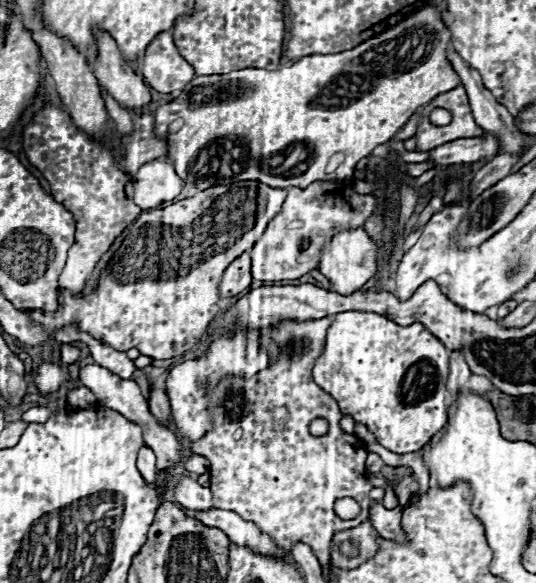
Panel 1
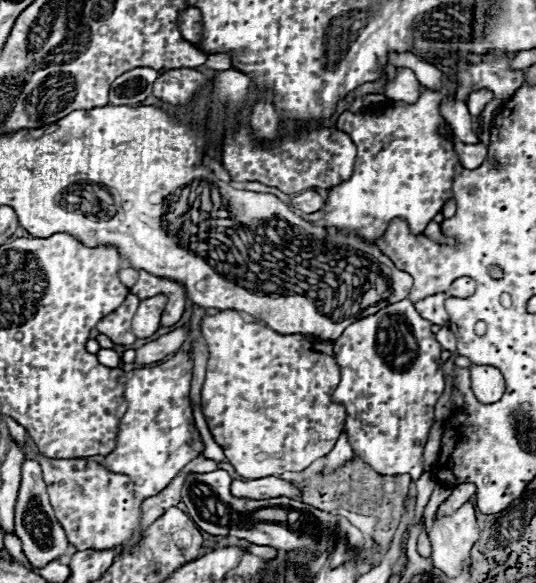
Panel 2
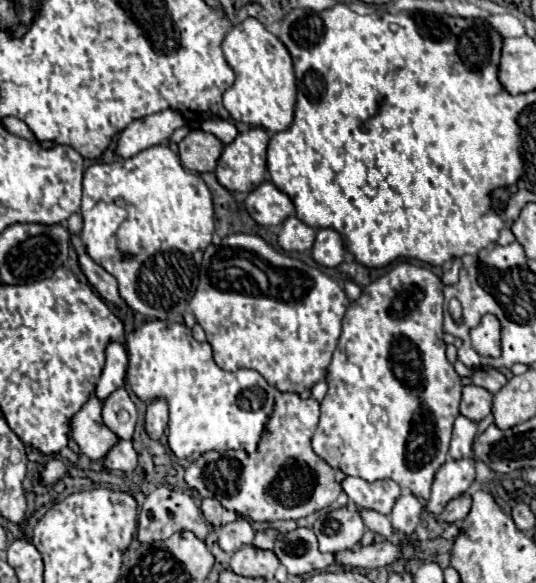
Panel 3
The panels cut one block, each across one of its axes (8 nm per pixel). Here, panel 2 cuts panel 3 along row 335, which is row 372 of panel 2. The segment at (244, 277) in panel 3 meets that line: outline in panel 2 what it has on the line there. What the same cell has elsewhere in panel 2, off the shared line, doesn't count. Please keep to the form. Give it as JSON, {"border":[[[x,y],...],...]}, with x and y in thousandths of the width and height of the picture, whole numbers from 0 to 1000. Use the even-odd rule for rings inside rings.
{"border":[[[410,532],[407,539],[381,539],[377,542],[377,580],[384,583],[388,590],[388,600],[392,600],[392,611],[388,611],[388,628],[384,628],[384,652],[381,652],[381,662],[377,662],[377,672],[373,672],[373,693],[377,693],[377,707],[384,714],[384,724],[388,724],[388,734],[403,755],[403,762],[414,765],[418,772],[418,782],[425,786],[425,792],[437,799],[437,806],[451,816],[451,820],[463,820],[463,823],[474,823],[478,816],[519,816],[519,813],[530,813],[530,810],[560,810],[567,803],[575,803],[586,789],[608,782],[634,741],[642,738],[642,696],[623,690],[619,686],[619,676],[627,669],[627,659],[634,655],[634,631],[623,617],[623,604],[619,604],[619,587],[616,583],[593,583],[586,576],[575,576],[575,573],[519,573],[511,569],[507,563],[485,556],[485,552],[466,552],[459,545],[448,542],[448,535],[440,532]]]}

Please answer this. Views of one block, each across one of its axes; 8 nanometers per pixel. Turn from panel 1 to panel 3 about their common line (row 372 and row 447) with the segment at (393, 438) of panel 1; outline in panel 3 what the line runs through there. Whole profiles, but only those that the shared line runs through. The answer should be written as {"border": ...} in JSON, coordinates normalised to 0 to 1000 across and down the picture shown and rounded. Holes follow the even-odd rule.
{"border":[[[746,449],[739,456],[728,460],[724,470],[716,470],[713,477],[690,484],[683,494],[675,494],[675,508],[653,521],[642,549],[638,549],[638,576],[631,583],[627,604],[619,611],[619,621],[612,628],[612,642],[608,642],[608,659],[612,659],[612,672],[604,679],[604,686],[597,690],[597,727],[593,738],[582,751],[582,768],[586,775],[604,786],[623,806],[638,806],[646,816],[668,816],[683,827],[701,827],[701,823],[735,823],[746,837],[761,837],[776,854],[799,858],[799,834],[806,834],[810,813],[813,806],[832,792],[836,782],[836,758],[840,758],[840,744],[843,744],[843,731],[847,720],[854,717],[858,703],[858,672],[862,672],[862,652],[851,642],[847,628],[832,617],[828,607],[828,569],[825,569],[825,521],[828,521],[828,504],[825,504],[825,480],[787,460],[787,456],[772,456],[765,449]]]}

